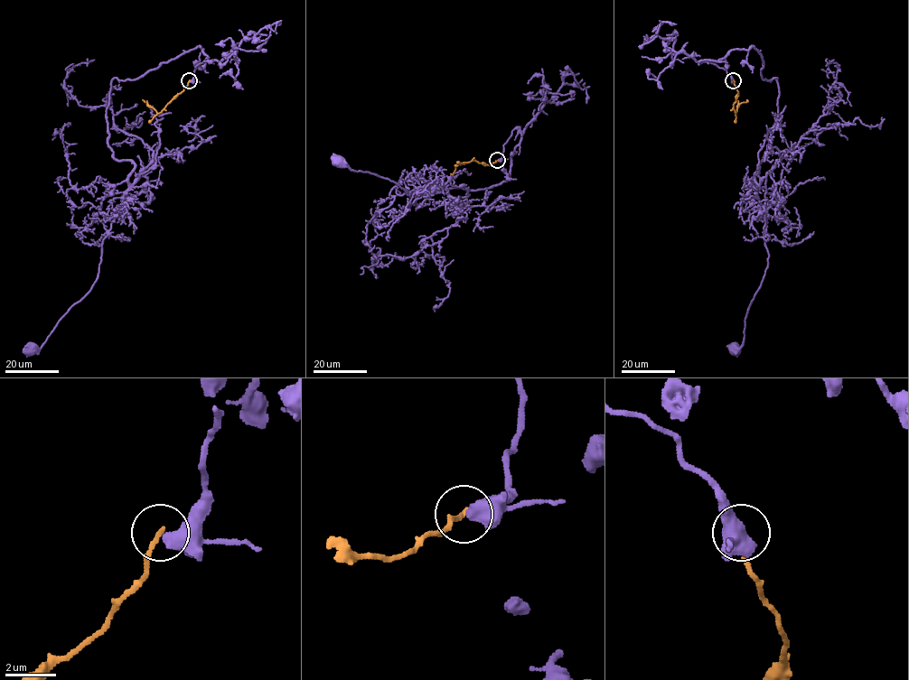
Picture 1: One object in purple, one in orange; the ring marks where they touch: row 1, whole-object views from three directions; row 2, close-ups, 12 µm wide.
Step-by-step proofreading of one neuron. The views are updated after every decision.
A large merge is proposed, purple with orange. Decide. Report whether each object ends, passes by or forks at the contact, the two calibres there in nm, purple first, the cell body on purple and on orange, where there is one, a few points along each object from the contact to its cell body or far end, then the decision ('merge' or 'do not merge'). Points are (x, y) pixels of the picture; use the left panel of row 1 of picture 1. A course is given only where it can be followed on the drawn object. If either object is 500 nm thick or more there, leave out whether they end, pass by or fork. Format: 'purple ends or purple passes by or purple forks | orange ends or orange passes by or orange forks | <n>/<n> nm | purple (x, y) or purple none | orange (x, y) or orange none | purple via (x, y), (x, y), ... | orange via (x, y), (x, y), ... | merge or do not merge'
550/200 nm | purple (30, 349) | orange none | purple via (190, 80), (213, 60), (199, 46), (111, 82), (107, 145), (134, 166), (125, 209), (96, 282), (30, 349) | orange via (190, 80), (188, 85), (158, 113), (142, 99) | do not merge

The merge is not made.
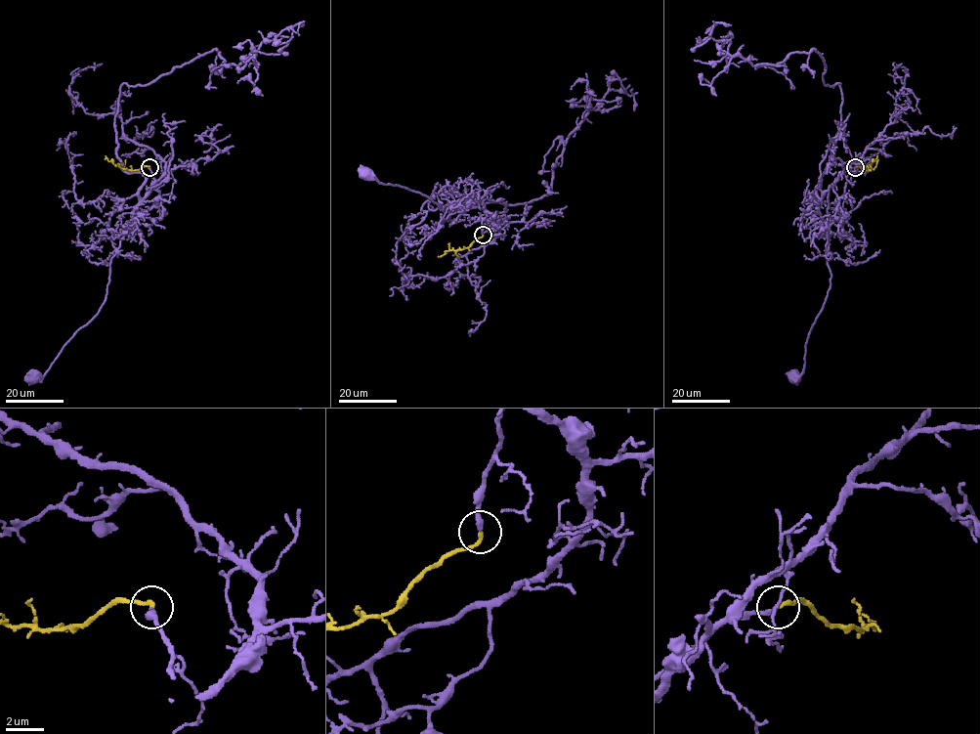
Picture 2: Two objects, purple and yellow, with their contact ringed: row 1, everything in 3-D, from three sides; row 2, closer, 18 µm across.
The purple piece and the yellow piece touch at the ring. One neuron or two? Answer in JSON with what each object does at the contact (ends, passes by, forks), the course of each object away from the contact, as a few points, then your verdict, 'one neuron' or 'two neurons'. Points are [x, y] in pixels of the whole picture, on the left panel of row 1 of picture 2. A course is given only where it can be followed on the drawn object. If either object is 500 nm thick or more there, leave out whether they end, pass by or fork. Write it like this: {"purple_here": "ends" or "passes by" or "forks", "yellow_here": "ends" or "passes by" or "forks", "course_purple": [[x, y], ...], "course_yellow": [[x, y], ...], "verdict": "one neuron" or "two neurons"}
{"purple_here": "ends", "yellow_here": "ends", "course_purple": [[149, 167], [154, 181], [133, 210], [111, 259], [104, 304], [47, 371], [32, 376]], "course_yellow": [[149, 167], [125, 170], [105, 155]], "verdict": "one neuron"}

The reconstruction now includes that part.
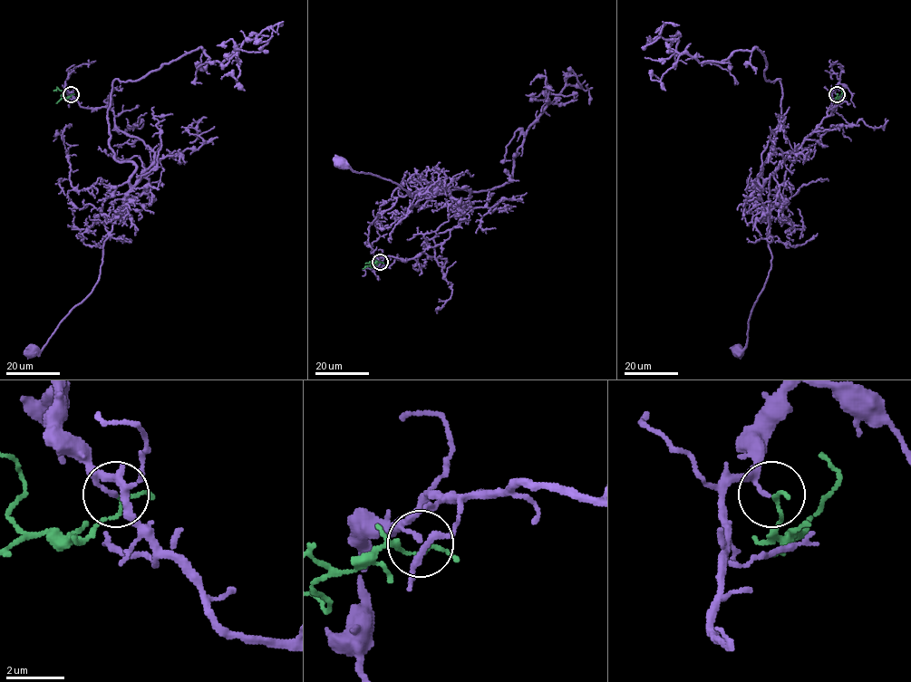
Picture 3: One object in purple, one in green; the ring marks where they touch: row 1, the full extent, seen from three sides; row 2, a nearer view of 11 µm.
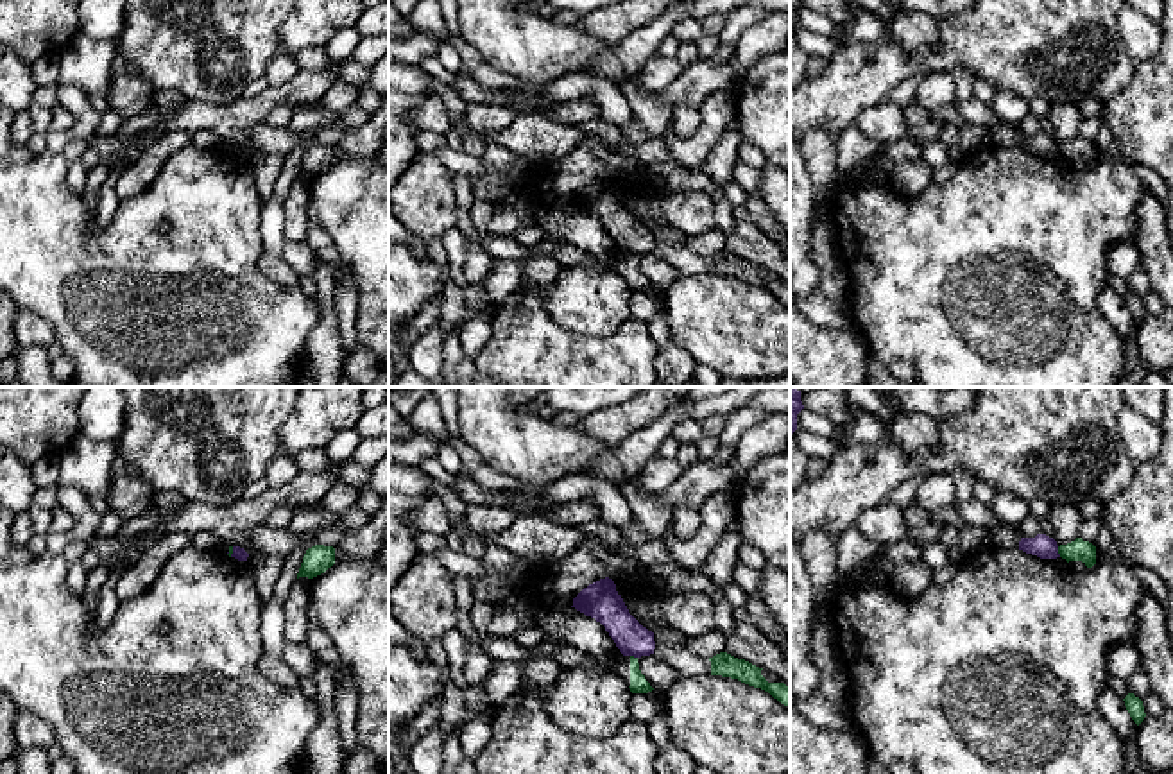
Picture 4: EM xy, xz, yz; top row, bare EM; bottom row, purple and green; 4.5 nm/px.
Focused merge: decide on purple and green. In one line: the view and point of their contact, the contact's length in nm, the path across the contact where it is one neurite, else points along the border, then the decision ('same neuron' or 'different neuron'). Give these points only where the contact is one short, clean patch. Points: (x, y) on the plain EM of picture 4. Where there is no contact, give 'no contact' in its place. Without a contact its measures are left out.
yz (1057, 151) | 50 nm | along yz (1057, 146), (1061, 154) | different neuron

